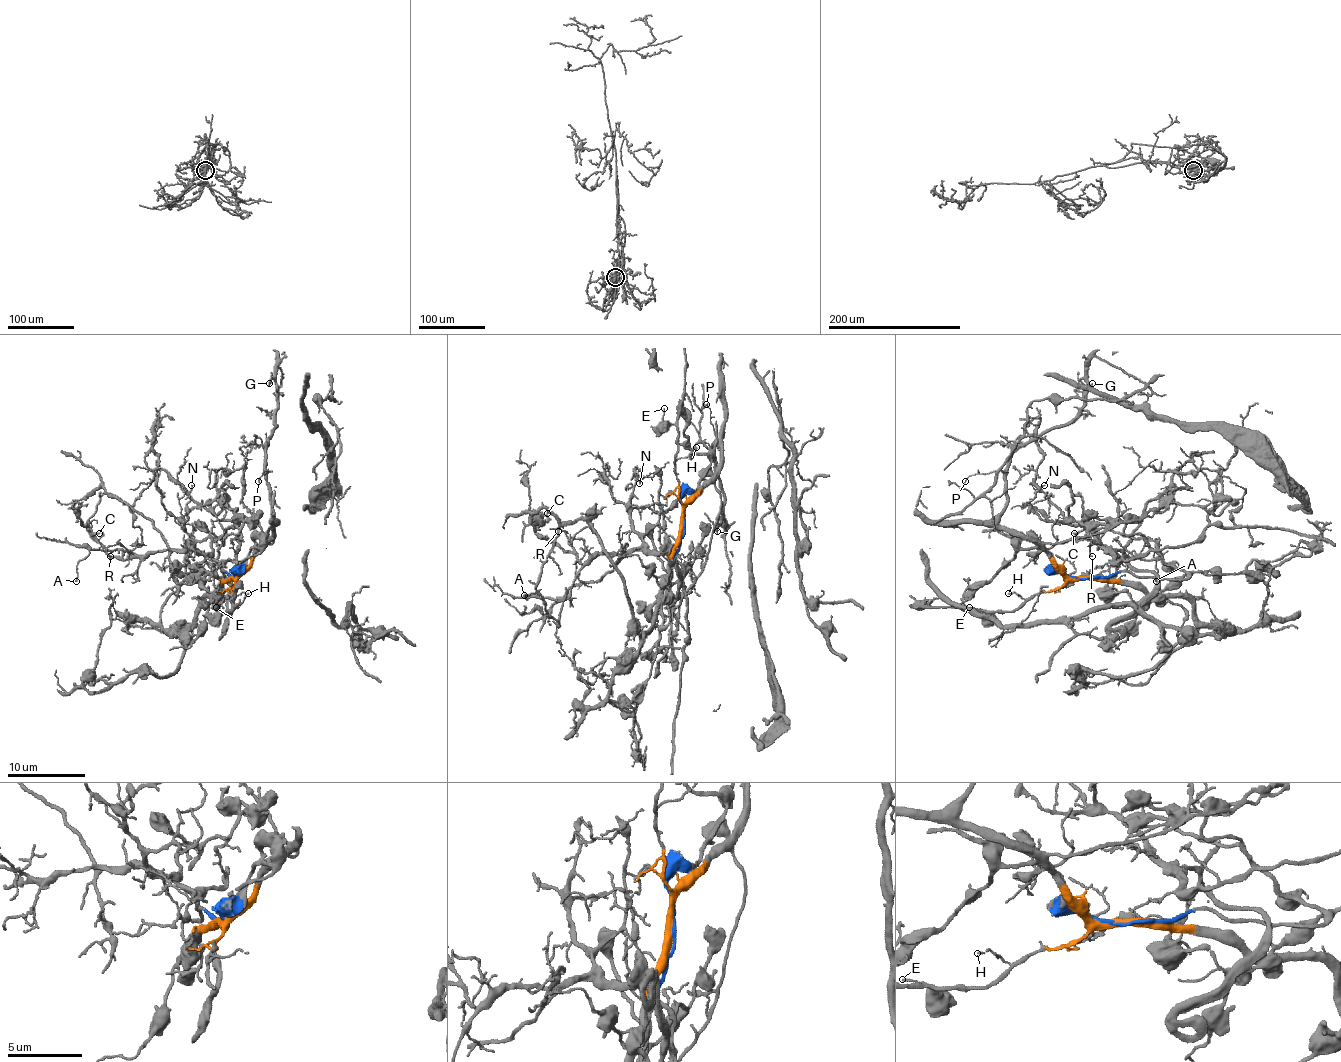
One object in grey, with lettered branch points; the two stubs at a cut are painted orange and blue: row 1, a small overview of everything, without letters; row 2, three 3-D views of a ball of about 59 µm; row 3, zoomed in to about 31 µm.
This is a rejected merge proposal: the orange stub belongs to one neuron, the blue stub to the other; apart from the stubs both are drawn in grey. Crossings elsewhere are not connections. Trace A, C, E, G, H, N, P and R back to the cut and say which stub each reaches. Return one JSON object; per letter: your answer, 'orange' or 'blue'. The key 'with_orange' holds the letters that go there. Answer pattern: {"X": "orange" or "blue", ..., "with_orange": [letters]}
{"A": "blue", "C": "blue", "E": "orange", "G": "orange", "H": "orange", "N": "blue", "P": "orange", "R": "blue", "with_orange": ["E", "G", "H", "P"]}

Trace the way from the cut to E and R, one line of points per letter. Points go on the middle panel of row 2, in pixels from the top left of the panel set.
E: (682, 520), (675, 470), (679, 429), (663, 419), (663, 408)
R: (682, 522), (684, 535), (669, 568), (665, 553), (640, 551), (595, 555), (582, 562), (559, 531)

